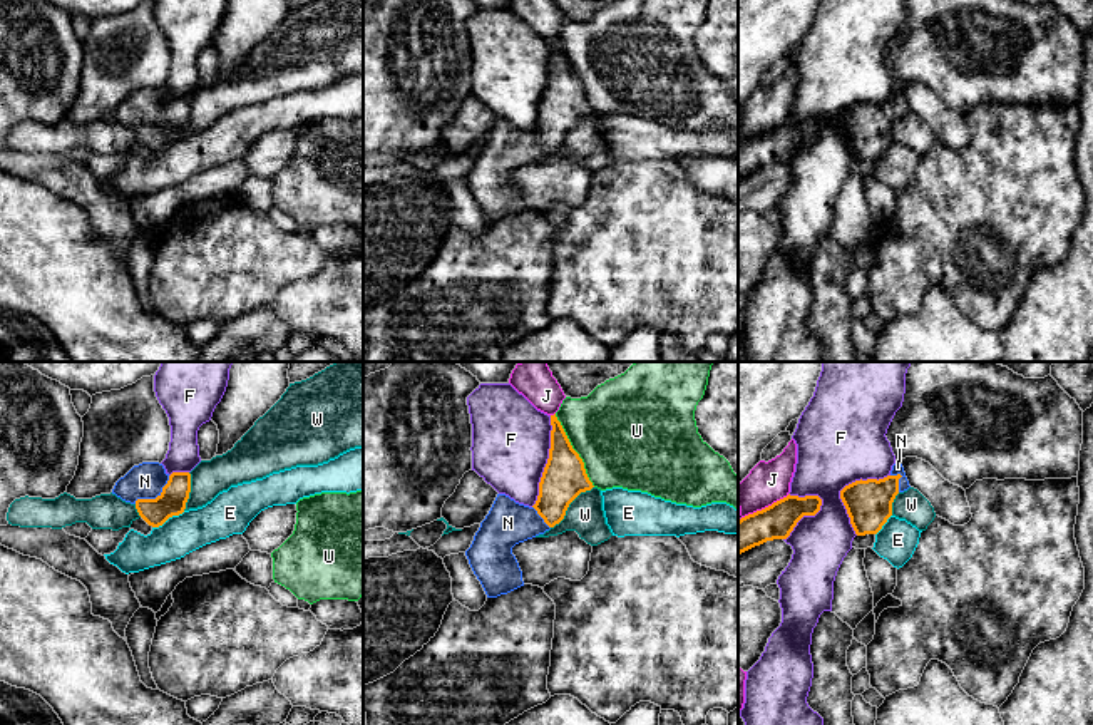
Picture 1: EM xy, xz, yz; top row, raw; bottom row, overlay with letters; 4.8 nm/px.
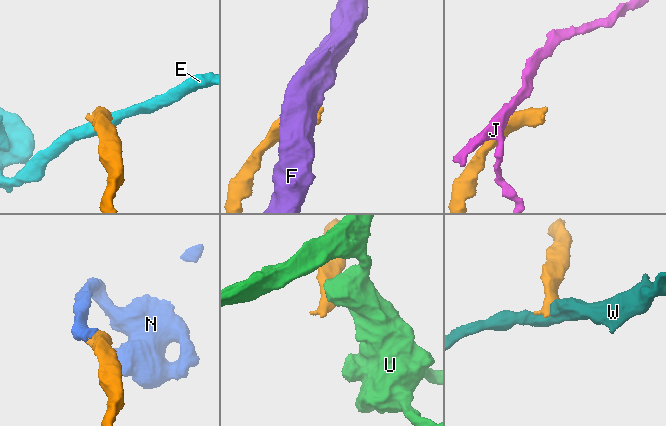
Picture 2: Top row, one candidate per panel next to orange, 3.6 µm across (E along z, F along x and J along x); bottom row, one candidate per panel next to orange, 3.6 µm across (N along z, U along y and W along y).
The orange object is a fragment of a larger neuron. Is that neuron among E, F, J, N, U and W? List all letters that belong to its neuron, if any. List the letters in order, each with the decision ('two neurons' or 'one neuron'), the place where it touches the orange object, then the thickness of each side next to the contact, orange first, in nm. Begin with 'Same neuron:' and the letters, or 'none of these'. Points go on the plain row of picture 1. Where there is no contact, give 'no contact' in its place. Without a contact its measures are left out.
Same neuron: N
E: two neurons; contact xy (168, 143); calibres 130 and 190 nm
F: two neurons; contact yz (842, 114); calibres 220 and 440 nm
J: two neurons; contact yz (765, 133); calibres 170 and 200 nm
N: one neuron; contact xy (156, 123); calibres 130 and 170 nm
U: two neurons; contact xz (574, 76); calibres 220 and 480 nm
W: two neurons; contact xz (568, 131); calibres 220 and 180 nm

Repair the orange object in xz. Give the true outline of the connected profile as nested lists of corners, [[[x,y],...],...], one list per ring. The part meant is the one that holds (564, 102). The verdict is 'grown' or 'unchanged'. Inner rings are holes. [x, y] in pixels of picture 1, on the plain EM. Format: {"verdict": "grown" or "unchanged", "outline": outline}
{"verdict": "grown", "outline": [[[556,39],[551,40],[551,50],[549,84],[539,107],[536,129],[529,132],[505,119],[497,119],[465,176],[487,223],[497,223],[524,211],[512,172],[559,149],[569,129],[581,117],[594,112]]]}

